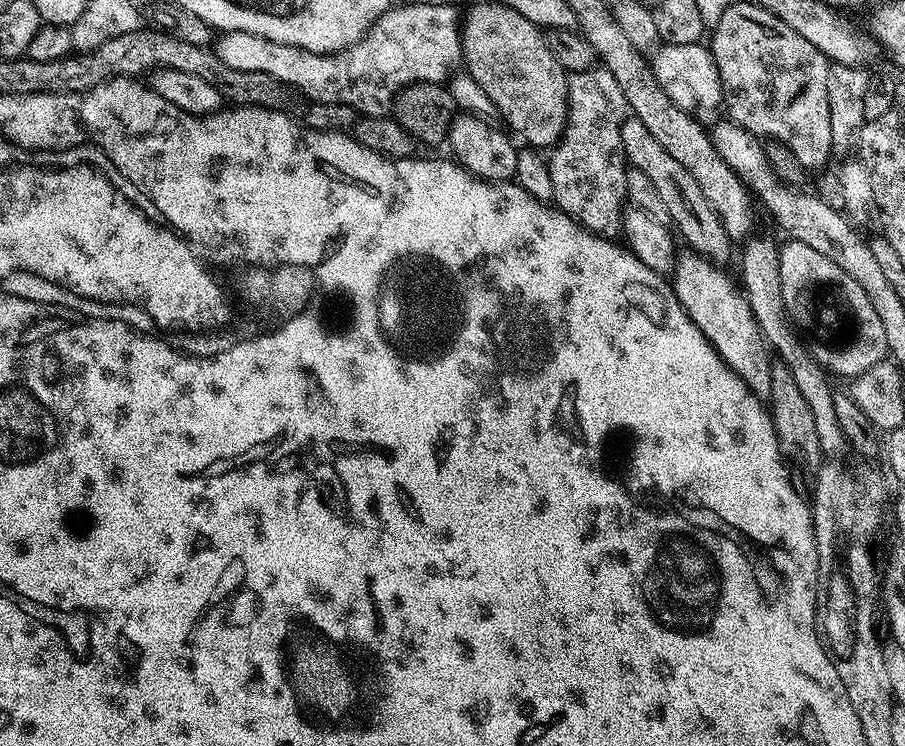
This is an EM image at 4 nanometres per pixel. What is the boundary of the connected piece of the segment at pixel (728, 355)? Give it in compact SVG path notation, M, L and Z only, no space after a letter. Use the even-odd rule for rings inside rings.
M693 250L681 251L676 257L676 267L670 273L670 283L686 314L702 330L702 334L714 346L714 350L750 386L750 390L761 398L770 394L770 349L764 342L764 335L754 318L744 289L735 279L723 272L717 261Z

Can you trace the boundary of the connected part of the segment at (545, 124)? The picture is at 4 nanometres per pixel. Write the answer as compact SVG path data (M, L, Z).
M503 2L476 4L468 13L463 13L460 51L463 67L472 75L474 82L486 90L490 102L494 102L499 119L504 119L503 123L517 137L520 135L525 145L537 150L548 150L559 141L568 121L568 76L558 58L554 58L547 35L537 24L530 22L530 18L522 18L518 10Z

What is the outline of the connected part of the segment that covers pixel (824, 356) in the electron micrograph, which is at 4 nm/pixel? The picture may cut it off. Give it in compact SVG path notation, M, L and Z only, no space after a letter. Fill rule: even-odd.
M789 239L784 243L788 244L779 245L782 298L793 324L808 328L817 324L824 331L824 340L810 344L816 361L833 377L851 378L885 359L889 355L886 333L874 306L870 306L870 298L866 298L866 290L842 266L830 262L806 242Z

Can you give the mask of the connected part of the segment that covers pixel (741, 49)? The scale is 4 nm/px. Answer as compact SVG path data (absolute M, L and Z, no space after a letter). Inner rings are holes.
M750 2L732 3L718 18L711 29L710 51L718 66L722 100L728 103L727 119L733 120L757 138L777 140L785 144L805 170L820 170L825 167L828 155L833 155L830 136L830 105L827 101L827 72L830 61L823 56L798 30L790 30L782 18L774 18L766 10Z

